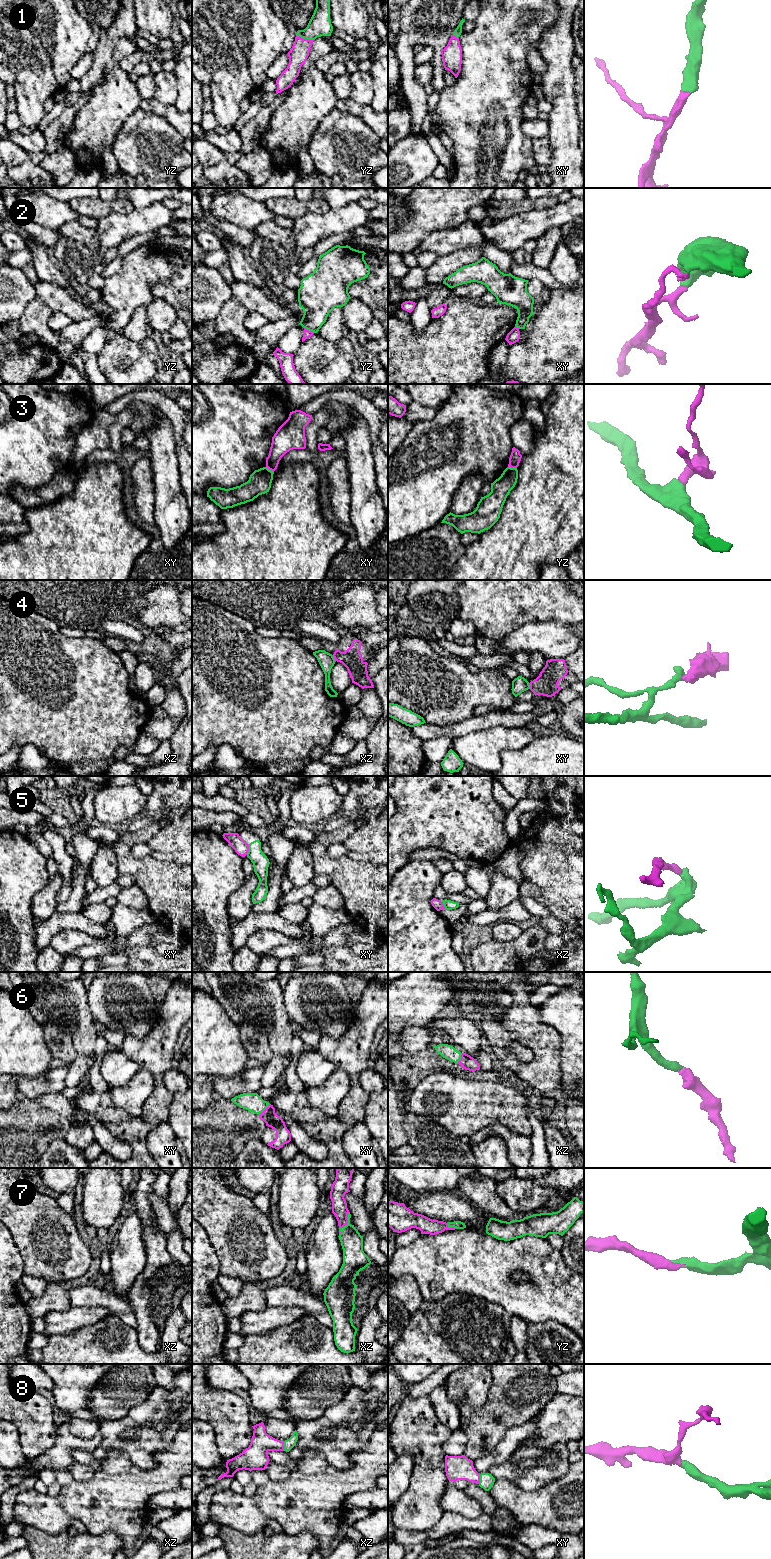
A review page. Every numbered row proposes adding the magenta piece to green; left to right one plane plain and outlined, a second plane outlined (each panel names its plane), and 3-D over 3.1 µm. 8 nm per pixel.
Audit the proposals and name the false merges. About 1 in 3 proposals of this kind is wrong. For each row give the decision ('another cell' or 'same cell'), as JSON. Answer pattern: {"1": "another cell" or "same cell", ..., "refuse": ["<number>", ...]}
{"1": "same cell", "2": "another cell", "3": "another cell", "4": "another cell", "5": "same cell", "6": "same cell", "7": "same cell", "8": "same cell", "refuse": ["2", "3", "4"]}

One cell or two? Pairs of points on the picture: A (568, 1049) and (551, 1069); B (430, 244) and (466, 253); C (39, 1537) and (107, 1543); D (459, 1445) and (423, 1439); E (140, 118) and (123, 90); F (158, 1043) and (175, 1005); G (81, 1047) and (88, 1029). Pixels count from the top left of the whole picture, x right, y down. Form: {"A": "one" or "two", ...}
{"A": "two", "B": "two", "C": "one", "D": "two", "E": "two", "F": "one", "G": "one"}

